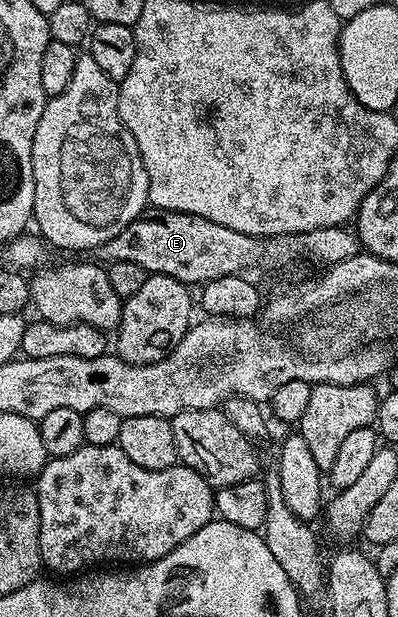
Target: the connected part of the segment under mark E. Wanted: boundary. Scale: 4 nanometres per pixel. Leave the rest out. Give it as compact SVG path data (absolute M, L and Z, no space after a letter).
M158 208L146 211L119 230L111 242L96 249L95 256L109 264L135 262L146 274L170 276L190 286L203 286L215 278L248 273L248 268L285 268L291 262L297 264L305 259L320 266L332 266L361 251L361 239L349 226L327 226L299 234L248 236L239 234L239 230L227 230L227 226L219 226L219 222L207 218Z

